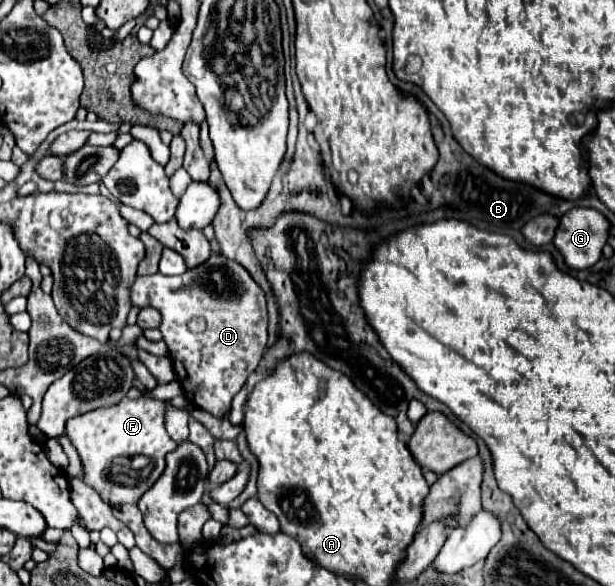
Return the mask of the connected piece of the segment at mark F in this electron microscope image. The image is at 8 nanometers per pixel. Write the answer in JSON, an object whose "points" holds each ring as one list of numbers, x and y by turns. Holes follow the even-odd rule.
{"points":[[123,398,119,404,109,406,109,408,97,408,91,410,83,416,67,420,65,426,65,436,71,440,71,444,77,448,81,464,83,464,83,482,97,490,101,500,109,506,121,506,121,504,137,504,139,498,157,482,157,478,165,470,165,456,177,448,177,444,171,440,171,436,165,430,165,404,161,400,151,400,151,398,137,398,129,400],[135,456,147,456,151,460,149,466,135,470,131,466]]}

